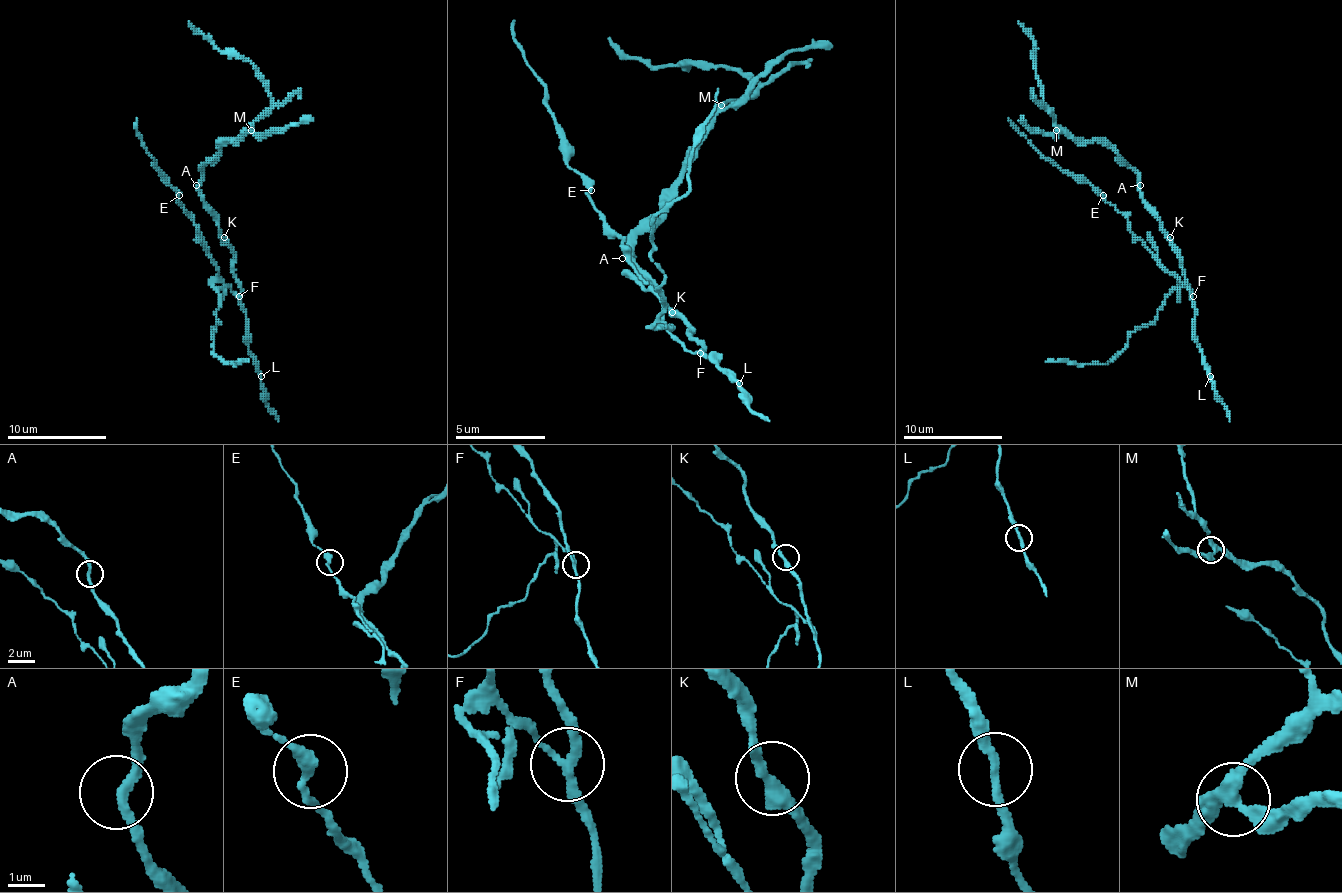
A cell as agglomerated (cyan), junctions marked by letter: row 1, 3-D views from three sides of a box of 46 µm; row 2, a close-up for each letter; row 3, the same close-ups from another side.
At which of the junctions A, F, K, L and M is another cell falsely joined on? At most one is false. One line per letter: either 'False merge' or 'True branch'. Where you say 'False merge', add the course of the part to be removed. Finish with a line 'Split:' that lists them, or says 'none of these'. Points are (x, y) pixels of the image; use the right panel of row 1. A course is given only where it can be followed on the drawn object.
A: True branch
F: False merge. Course of the part to remove: (1192, 297), (1133, 232), (1128, 220), (1088, 183), (1078, 183), (1053, 165), (1008, 118)
K: True branch
L: True branch
M: True branch
Split: F

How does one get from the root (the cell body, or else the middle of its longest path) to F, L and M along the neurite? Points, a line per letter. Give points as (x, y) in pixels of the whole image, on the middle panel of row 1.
F: (672, 307), (689, 325), (689, 334), (703, 347), (698, 352)
L: (672, 307), (689, 325), (689, 334), (703, 347), (703, 352), (716, 361), (716, 365), (734, 383), (739, 383)
M: (672, 307), (627, 258), (631, 244), (667, 208), (680, 181), (685, 150), (721, 105)

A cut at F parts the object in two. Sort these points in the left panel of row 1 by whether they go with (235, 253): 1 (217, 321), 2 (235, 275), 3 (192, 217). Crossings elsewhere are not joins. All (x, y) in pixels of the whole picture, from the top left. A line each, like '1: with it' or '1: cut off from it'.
1: cut off from it
2: with it
3: cut off from it

